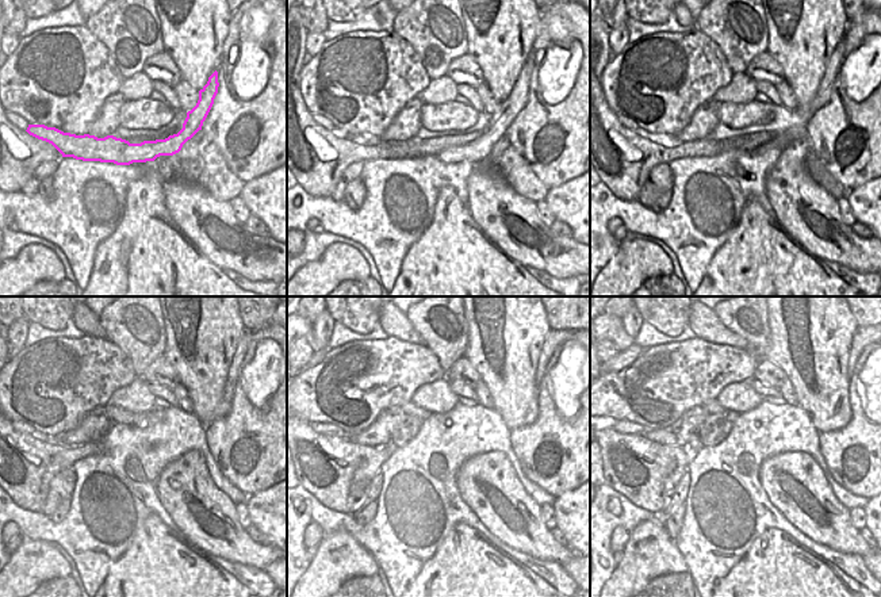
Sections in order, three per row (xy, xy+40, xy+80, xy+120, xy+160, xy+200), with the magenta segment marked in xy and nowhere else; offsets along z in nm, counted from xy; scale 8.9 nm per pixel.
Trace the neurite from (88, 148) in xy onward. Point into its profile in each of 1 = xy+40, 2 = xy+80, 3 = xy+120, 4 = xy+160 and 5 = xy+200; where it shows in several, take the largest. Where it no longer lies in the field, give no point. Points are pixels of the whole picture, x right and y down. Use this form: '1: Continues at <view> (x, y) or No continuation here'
1: Continues at xy+40 (478, 149)
2: Continues at xy+80 (823, 94)
3: Continues at xy+120 (245, 339)
4: Continues at xy+160 (554, 339)
5: Continues at xy+200 (865, 336)

